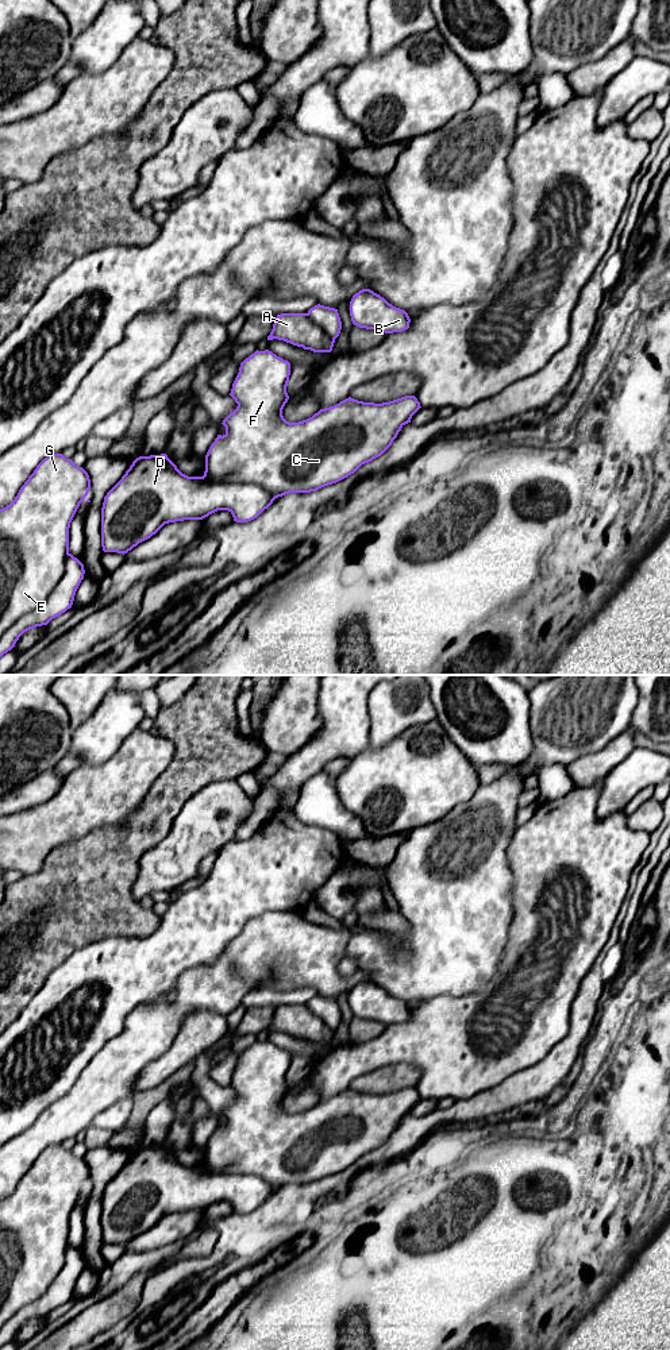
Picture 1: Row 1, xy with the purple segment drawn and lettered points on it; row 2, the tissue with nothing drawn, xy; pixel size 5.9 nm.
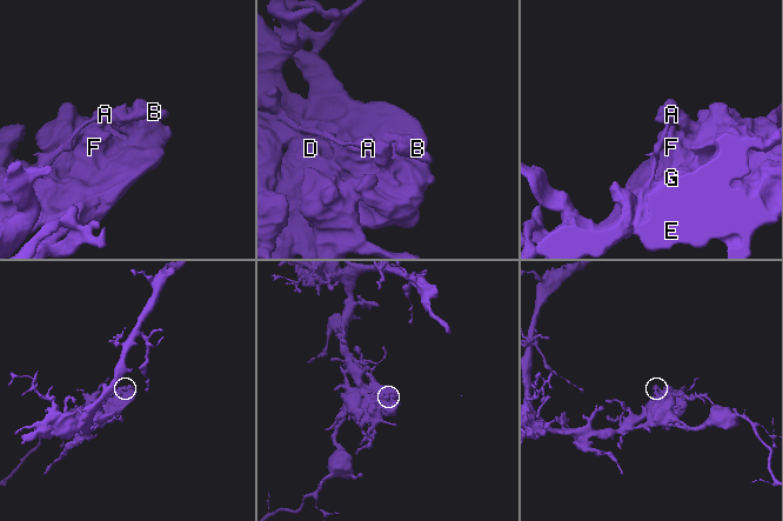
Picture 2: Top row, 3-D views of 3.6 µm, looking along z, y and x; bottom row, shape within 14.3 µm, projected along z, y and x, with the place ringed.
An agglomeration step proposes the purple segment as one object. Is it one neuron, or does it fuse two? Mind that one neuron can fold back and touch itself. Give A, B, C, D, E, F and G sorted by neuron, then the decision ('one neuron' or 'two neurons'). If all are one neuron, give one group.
A E G / B C D F; two neurons

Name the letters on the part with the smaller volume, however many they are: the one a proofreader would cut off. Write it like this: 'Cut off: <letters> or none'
Cut off: A, E, G

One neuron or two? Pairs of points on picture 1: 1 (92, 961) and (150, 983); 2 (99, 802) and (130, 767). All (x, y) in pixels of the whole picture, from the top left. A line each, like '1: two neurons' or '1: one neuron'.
1: one neuron
2: one neuron

